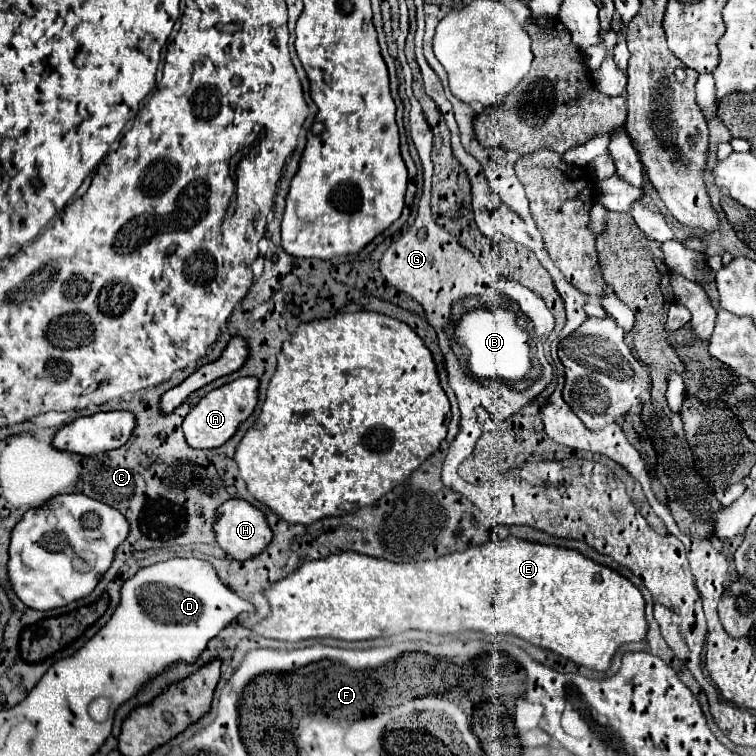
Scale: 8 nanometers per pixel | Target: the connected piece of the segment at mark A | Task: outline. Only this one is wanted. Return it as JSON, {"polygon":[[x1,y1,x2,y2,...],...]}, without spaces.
{"polygon":[[247,376,247,378,231,380,221,388,211,390,207,396,203,396,199,404,183,420,183,432,187,444,191,444,191,448,217,448,225,444,235,434,237,426,245,418,249,418,249,414,255,410,257,388,259,388,259,380]]}

